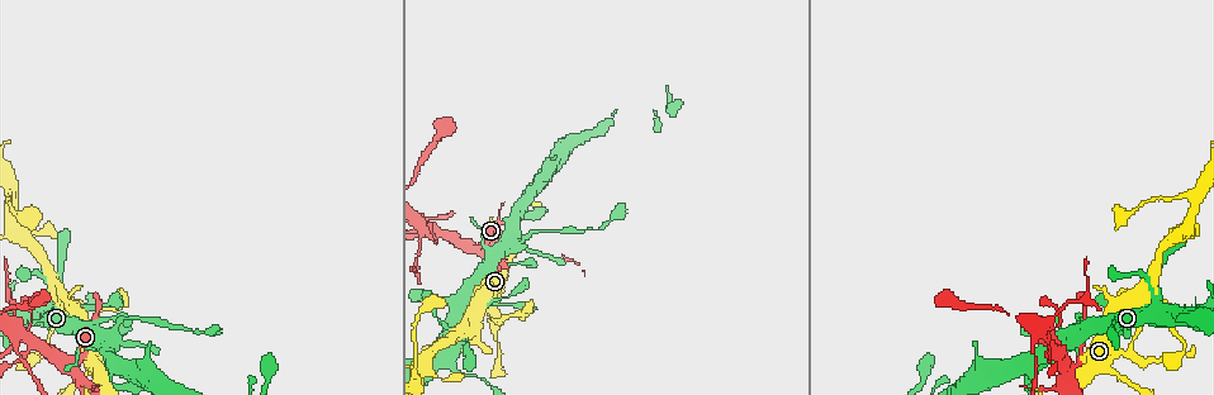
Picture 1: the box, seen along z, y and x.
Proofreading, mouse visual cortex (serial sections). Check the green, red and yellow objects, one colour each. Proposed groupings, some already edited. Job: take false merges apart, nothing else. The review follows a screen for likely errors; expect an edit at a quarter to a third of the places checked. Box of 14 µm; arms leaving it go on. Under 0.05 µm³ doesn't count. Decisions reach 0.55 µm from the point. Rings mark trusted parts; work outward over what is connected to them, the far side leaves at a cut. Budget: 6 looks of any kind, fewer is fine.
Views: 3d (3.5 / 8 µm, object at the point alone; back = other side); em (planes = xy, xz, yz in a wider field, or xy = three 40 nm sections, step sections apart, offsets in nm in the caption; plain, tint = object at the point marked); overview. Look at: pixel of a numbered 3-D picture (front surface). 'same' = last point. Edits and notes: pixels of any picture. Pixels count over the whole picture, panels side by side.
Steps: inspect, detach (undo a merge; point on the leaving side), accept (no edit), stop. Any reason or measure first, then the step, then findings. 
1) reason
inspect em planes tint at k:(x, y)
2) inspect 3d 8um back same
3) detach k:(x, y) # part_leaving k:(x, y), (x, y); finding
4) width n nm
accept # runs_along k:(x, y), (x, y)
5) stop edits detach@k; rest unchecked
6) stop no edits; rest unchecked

four-way junction
inspect 3d 3.5um at 1:(71, 361)

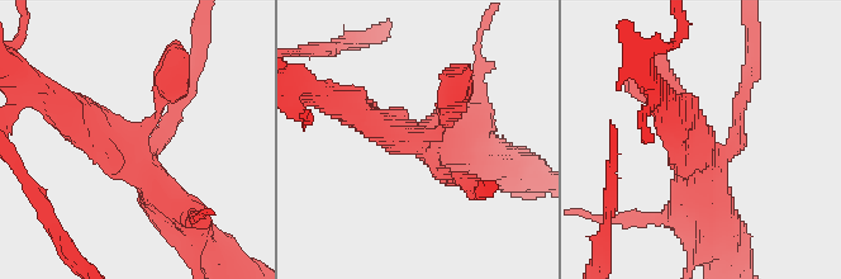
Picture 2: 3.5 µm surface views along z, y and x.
arms 4; arm_widths 150, 250, 350, 500 nm; need the tissue
inspect em xy step 1 tint at 2:(137, 138)

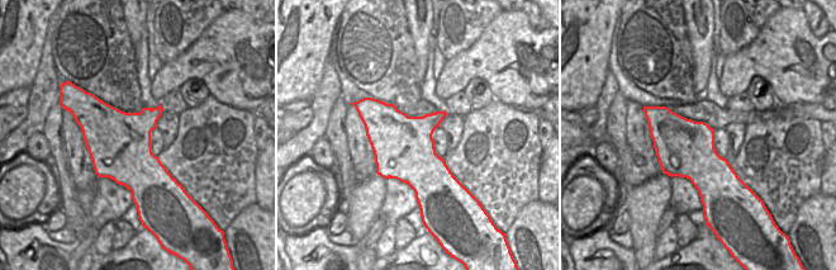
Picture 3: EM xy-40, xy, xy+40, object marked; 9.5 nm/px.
width 600 nm
accept # runs_along 2:(452, 98), (418, 140), (347, 108); one cell here

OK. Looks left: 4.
abrupt turn
inspect 3d 3.5um at 1:(526, 234)

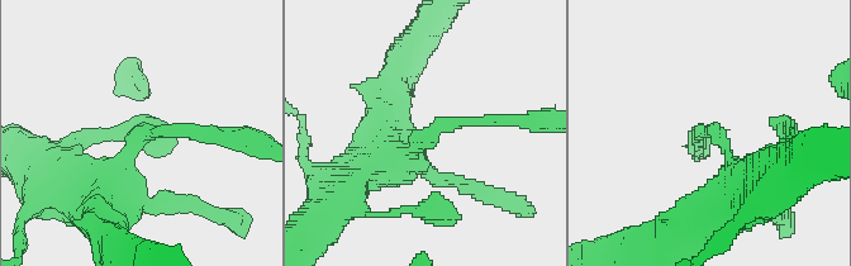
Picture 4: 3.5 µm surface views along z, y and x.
inspect em xy step 2 tint at 4:(424, 139)

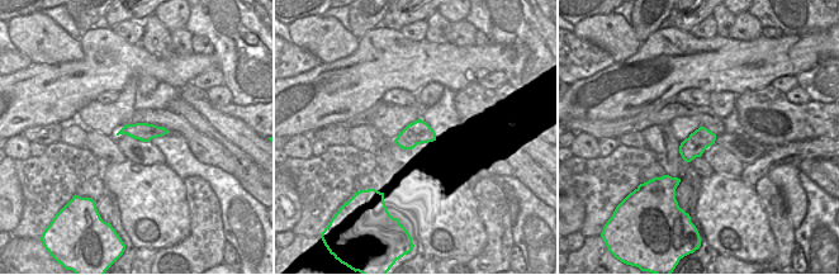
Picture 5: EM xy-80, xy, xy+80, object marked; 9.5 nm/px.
inspect em xy step 5 tint same

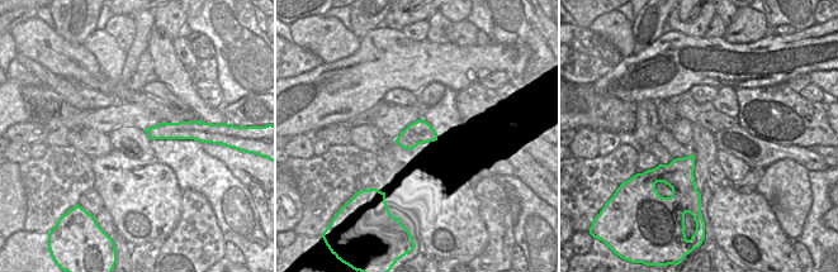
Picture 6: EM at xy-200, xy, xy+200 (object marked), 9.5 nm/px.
width 220 nm
accept # runs_along 4:(96, 208), (143, 133), (229, 133); all the same cell

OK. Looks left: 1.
stop no edits; rest unchecked

